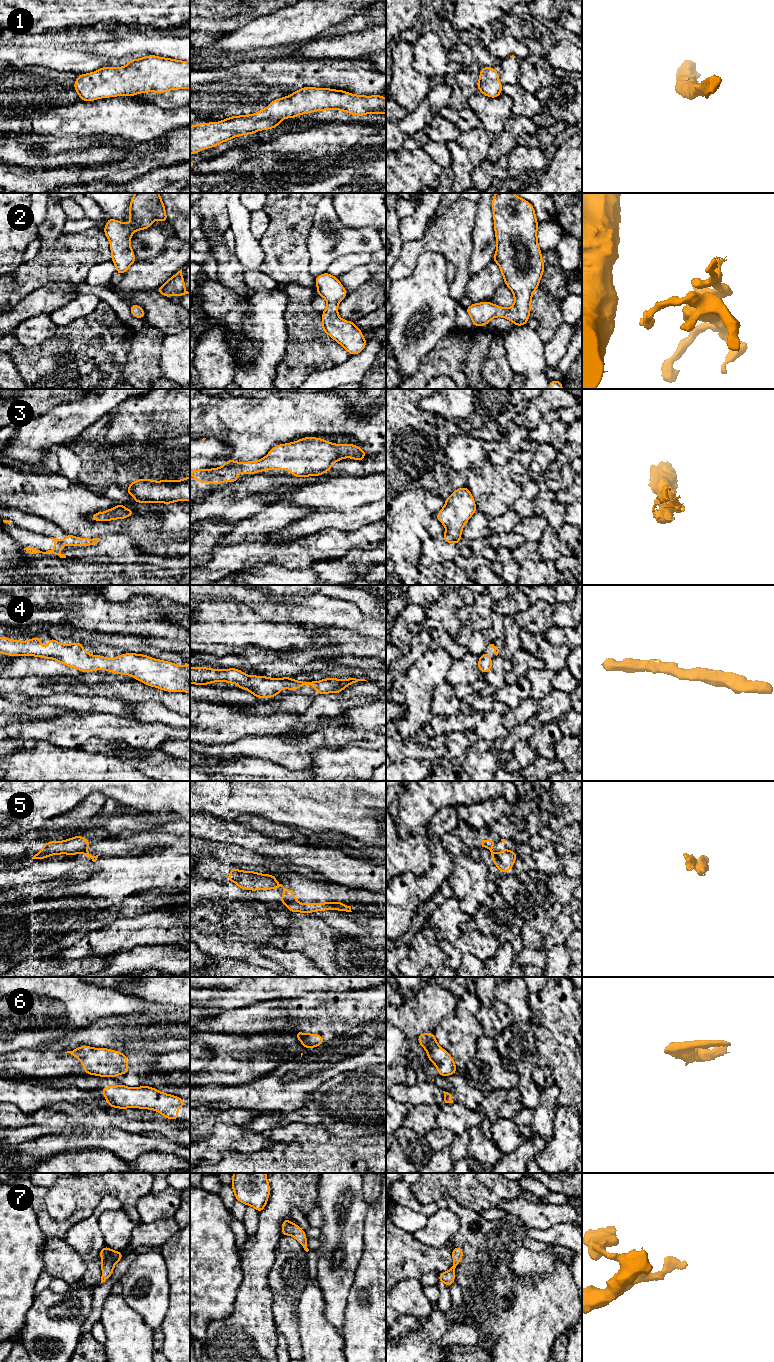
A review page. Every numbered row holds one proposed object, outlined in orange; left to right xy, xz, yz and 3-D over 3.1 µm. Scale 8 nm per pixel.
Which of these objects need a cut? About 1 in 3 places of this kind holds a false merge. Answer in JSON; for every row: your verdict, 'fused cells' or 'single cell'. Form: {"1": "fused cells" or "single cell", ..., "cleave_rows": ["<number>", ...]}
{"1": "single cell", "2": "single cell", "3": "single cell", "4": "single cell", "5": "fused cells", "6": "fused cells", "7": "single cell", "cleave_rows": ["5", "6"]}

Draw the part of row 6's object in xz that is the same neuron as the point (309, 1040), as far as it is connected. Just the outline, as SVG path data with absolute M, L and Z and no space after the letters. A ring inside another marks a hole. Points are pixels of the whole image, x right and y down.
M299 1033L296 1038L303 1044L305 1049L315 1048L316 1046L325 1043L324 1038L318 1034Z

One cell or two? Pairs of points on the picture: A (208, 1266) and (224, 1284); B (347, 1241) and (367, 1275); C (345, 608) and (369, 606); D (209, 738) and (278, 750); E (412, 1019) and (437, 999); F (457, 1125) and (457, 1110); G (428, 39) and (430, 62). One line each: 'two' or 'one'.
A: one
B: two
C: two
D: two
E: one
F: one
G: one

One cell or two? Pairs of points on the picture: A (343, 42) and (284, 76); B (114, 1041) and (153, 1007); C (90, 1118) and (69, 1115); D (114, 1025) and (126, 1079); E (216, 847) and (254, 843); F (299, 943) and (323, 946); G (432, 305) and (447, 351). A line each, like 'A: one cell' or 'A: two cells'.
A: two cells
B: one cell
C: one cell
D: two cells
E: two cells
F: one cell
G: two cells

